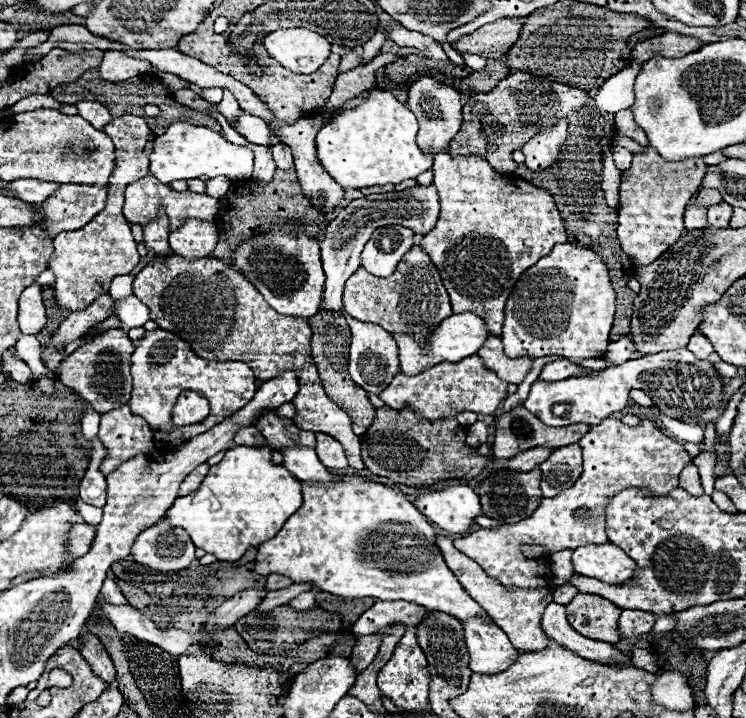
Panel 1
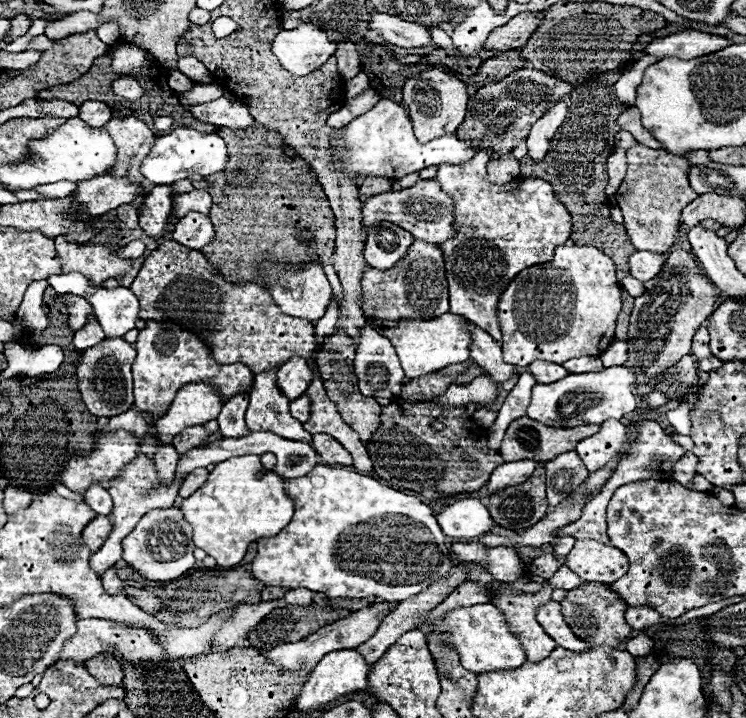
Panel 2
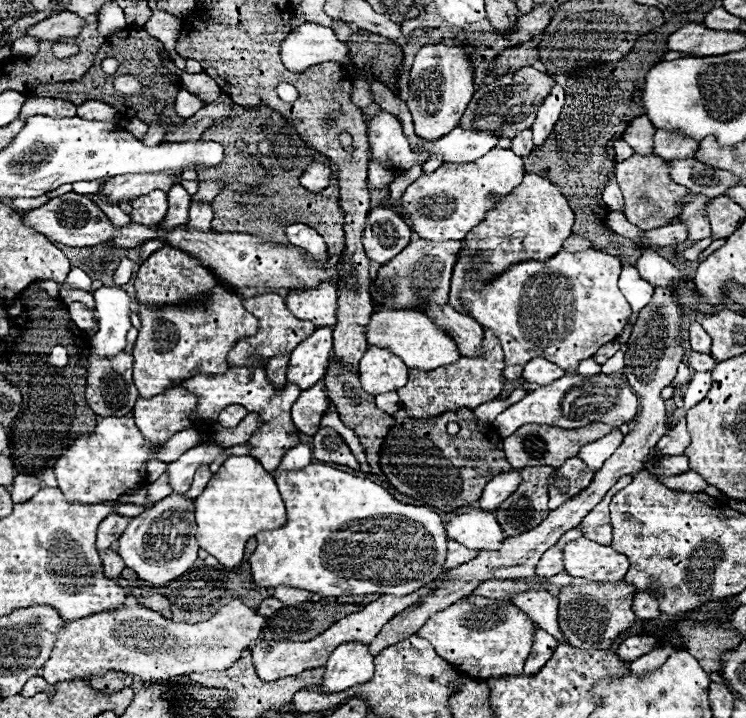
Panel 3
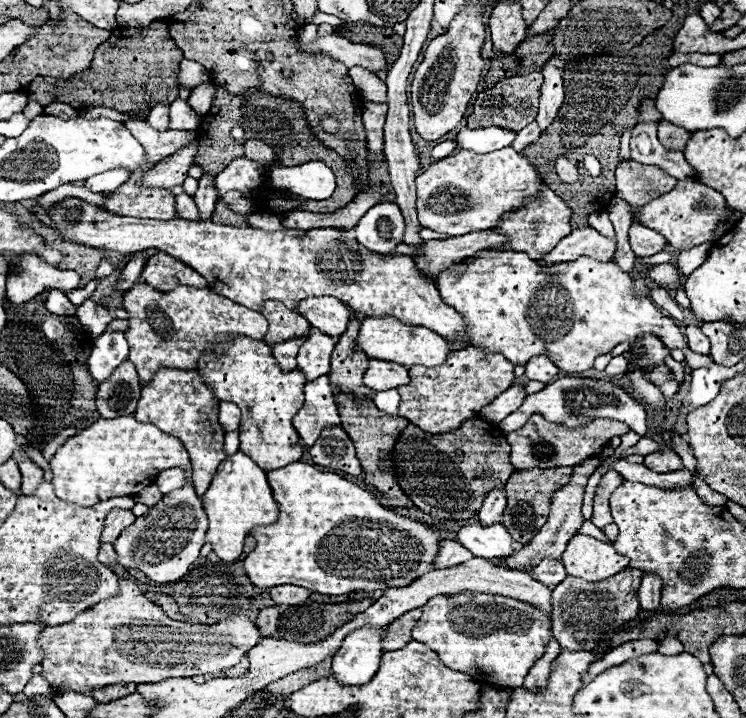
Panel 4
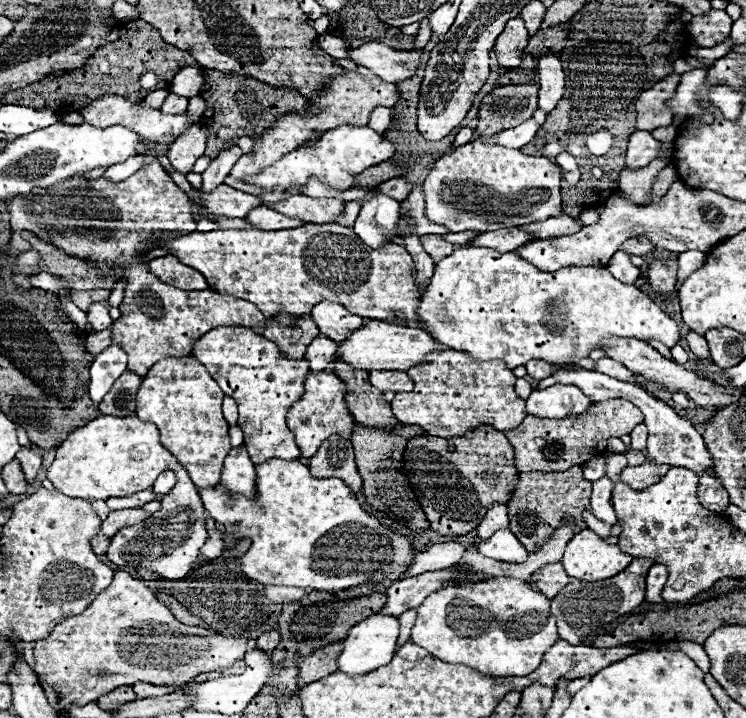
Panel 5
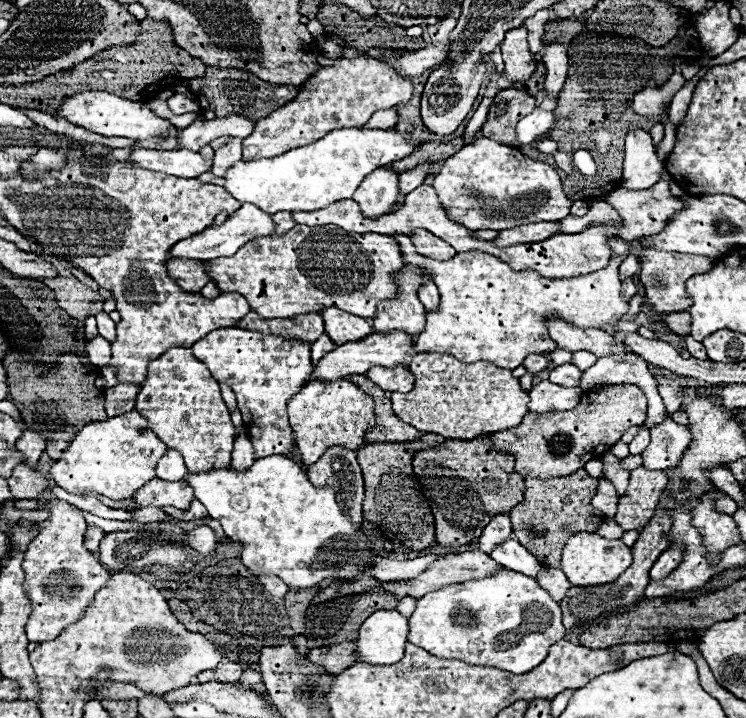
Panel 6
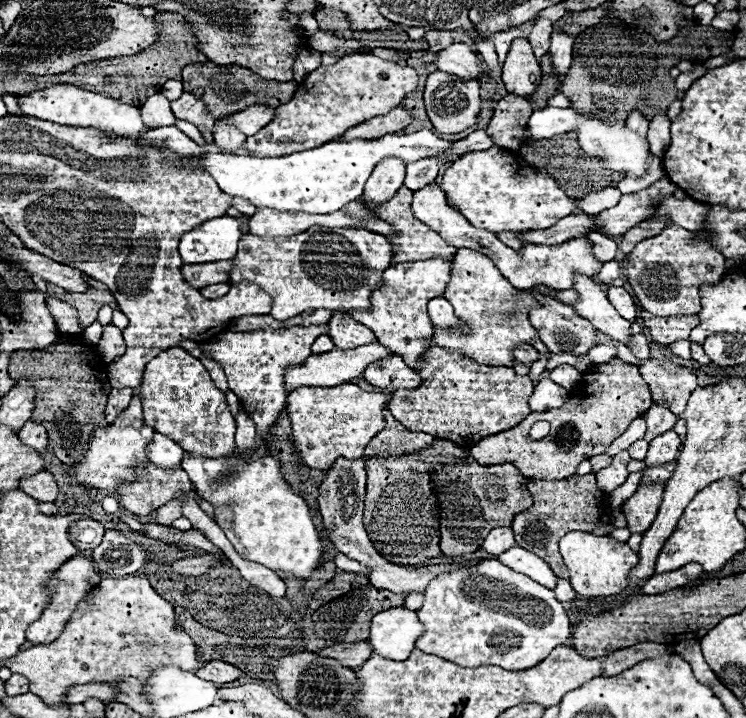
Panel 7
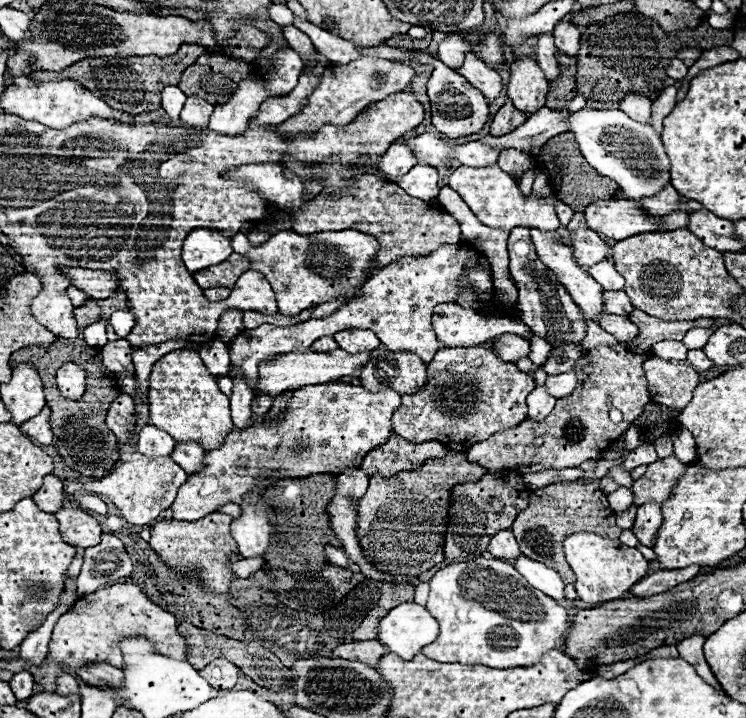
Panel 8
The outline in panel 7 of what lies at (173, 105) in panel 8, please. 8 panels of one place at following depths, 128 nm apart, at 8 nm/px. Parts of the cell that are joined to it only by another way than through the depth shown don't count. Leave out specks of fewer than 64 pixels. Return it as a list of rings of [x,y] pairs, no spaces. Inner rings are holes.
[[[168,80],[168,82],[162,86],[162,94],[164,94],[168,100],[176,100],[176,98],[182,94],[182,82],[180,82],[180,80]],[[178,122],[176,126],[178,126],[178,128],[180,128],[180,130],[186,134],[186,136],[190,136],[190,138],[192,138],[196,144],[200,144],[200,146],[206,146],[206,140],[202,138],[202,134],[198,132],[198,128],[196,128],[194,124],[188,124],[188,122]]]

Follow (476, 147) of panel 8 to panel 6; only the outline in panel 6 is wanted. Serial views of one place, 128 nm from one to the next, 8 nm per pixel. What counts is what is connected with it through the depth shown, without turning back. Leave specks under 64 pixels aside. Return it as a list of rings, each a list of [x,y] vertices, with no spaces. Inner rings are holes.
[[[340,128],[328,132],[324,138],[284,152],[276,158],[262,158],[254,162],[236,162],[228,170],[226,190],[240,202],[250,202],[268,214],[282,210],[318,210],[338,200],[352,198],[356,186],[372,170],[392,164],[414,150],[414,142],[402,138],[396,130],[364,130]],[[134,150],[130,154],[130,164],[178,178],[196,178],[210,170],[212,160],[206,162],[200,152],[192,150]]]

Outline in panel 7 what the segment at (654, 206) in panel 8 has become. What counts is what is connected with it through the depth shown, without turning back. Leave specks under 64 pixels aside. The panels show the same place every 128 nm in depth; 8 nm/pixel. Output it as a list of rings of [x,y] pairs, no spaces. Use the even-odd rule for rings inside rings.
[[[662,178],[654,182],[650,188],[634,194],[622,194],[620,202],[614,208],[602,210],[600,214],[592,216],[592,222],[598,224],[598,232],[606,236],[622,236],[632,226],[642,222],[646,214],[652,214],[652,206],[660,200],[660,194],[674,194],[676,184],[672,184],[668,178]]]

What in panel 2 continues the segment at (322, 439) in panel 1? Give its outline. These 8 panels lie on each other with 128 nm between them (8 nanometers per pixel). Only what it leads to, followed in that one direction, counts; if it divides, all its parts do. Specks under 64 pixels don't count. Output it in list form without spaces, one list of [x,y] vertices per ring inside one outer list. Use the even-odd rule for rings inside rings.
[[[314,434],[312,446],[314,446],[314,450],[318,452],[318,456],[326,464],[332,464],[332,466],[336,466],[336,464],[338,466],[352,466],[352,456],[330,434]]]

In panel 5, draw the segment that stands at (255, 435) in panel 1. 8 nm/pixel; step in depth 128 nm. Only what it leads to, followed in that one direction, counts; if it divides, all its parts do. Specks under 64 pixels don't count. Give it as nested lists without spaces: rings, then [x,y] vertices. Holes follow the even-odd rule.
[[[224,396],[224,418],[230,422],[230,426],[236,426],[238,422],[238,408],[236,408],[236,402],[228,396]]]

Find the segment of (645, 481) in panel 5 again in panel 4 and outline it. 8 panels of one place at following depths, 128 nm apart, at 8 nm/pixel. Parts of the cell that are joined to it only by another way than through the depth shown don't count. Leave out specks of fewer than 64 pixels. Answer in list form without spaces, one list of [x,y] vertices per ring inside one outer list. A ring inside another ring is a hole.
[[[666,450],[662,454],[658,452],[652,452],[644,458],[644,466],[654,470],[654,472],[676,472],[676,470],[682,470],[682,460],[676,452],[672,450]]]

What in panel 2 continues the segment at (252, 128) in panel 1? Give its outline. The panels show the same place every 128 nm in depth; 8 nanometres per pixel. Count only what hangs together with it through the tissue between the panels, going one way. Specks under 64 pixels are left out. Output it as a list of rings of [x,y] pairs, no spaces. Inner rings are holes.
[[[218,98],[214,102],[196,104],[191,106],[190,112],[202,122],[214,124],[214,126],[226,126],[232,130],[246,130],[254,124],[254,118],[250,110],[240,102],[230,102],[226,98]]]

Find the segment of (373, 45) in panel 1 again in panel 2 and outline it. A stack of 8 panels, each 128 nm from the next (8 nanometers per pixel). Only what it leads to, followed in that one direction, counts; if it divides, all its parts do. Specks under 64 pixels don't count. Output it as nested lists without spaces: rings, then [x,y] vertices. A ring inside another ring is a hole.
[[[361,71],[354,78],[346,81],[346,98],[354,98],[368,88],[371,88],[370,79]]]

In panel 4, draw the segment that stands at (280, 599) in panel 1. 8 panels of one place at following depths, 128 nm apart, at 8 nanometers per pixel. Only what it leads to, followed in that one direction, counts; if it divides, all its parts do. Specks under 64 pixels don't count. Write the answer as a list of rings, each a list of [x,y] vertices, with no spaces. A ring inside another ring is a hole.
[[[120,578],[120,594],[108,598],[92,606],[90,610],[78,614],[68,624],[50,626],[40,636],[40,646],[44,646],[44,662],[42,662],[42,676],[54,686],[58,692],[80,692],[86,694],[94,688],[104,688],[116,682],[134,682],[134,684],[150,684],[162,682],[166,678],[186,678],[186,676],[200,676],[200,674],[216,674],[226,668],[232,668],[240,662],[240,658],[260,642],[258,626],[244,616],[242,612],[232,612],[226,620],[218,624],[188,624],[170,620],[160,606],[152,604],[128,578]]]

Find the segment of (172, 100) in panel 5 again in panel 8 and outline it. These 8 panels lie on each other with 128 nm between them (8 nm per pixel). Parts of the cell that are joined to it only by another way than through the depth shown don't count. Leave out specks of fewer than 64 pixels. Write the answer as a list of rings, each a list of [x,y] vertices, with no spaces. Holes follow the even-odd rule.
[[[188,96],[186,98],[186,104],[180,112],[180,120],[188,126],[196,126],[196,128],[206,128],[208,126],[208,120],[210,120],[210,114],[212,114],[214,106],[204,102],[202,98],[196,98],[196,96]]]

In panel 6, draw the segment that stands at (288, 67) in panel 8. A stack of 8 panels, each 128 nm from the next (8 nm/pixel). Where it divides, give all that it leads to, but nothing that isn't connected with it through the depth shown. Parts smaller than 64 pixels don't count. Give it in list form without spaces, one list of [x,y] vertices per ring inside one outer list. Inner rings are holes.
[[[232,138],[226,146],[222,146],[220,150],[216,150],[216,156],[214,156],[214,162],[212,162],[212,168],[210,168],[210,174],[216,176],[216,178],[222,178],[226,174],[226,170],[242,160],[242,140],[240,138]]]

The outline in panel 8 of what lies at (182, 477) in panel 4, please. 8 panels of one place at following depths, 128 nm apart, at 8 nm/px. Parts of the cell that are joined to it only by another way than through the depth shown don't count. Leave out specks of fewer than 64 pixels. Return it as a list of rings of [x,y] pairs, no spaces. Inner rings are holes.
[[[144,426],[144,430],[140,430],[138,436],[138,452],[150,458],[166,458],[172,456],[176,442],[172,440],[172,436],[156,426]]]

